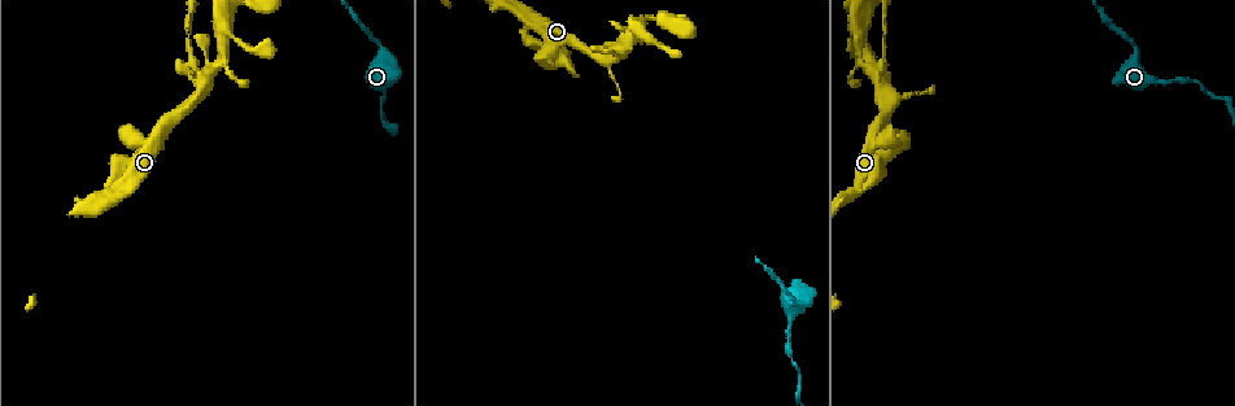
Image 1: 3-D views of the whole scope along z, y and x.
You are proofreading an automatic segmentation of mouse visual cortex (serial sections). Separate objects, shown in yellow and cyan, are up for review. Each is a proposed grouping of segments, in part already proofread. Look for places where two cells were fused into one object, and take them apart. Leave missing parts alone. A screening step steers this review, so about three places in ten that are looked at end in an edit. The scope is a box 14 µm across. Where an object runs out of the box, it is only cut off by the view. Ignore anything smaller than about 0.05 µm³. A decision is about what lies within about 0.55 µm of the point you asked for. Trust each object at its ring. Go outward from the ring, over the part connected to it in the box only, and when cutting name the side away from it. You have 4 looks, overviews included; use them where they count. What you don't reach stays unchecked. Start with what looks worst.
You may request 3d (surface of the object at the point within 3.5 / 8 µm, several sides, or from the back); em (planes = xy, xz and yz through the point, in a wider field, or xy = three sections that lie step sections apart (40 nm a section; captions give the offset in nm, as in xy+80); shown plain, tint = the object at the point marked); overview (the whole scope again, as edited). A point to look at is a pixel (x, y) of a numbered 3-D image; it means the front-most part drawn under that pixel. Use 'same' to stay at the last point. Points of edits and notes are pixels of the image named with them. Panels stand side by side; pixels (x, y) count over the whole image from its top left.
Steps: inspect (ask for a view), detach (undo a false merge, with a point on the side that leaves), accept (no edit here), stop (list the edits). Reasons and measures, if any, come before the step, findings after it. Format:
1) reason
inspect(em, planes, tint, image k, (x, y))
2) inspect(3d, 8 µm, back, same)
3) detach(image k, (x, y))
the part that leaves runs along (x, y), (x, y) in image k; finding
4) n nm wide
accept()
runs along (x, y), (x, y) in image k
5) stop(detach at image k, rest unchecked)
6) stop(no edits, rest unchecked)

inspect(3d, 3.5 µm, image 1, (1134, 48))

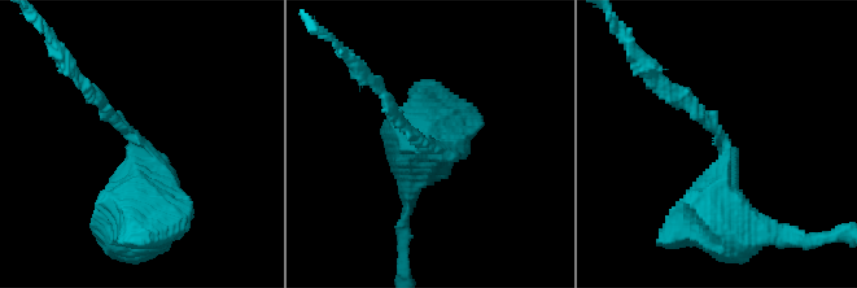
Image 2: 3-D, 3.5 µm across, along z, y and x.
arms of 150, 600 nm; shape alone is not enough
inspect(em, xy, step 1, tint, image 2, (429, 148))

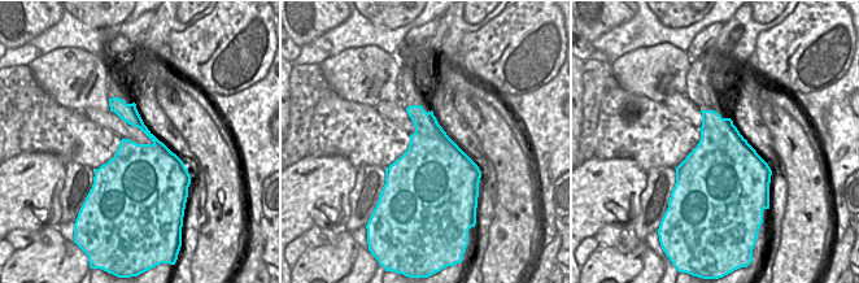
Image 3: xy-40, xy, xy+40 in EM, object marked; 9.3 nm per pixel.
inspect(em, planes, tint, same)

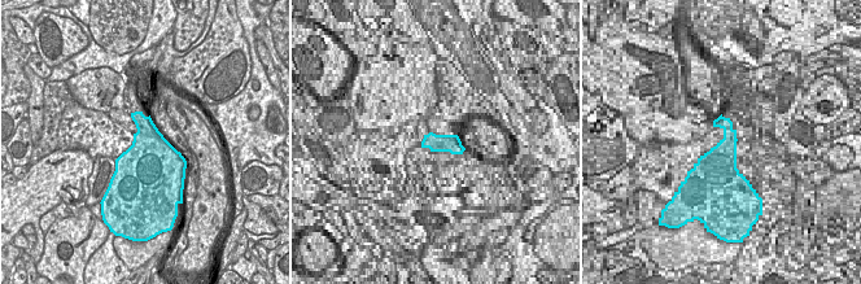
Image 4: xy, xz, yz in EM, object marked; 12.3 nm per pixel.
accept()
one cell here

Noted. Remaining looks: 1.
sudden change in width
inspect(3d, 3.5 µm, image 1, (207, 73))

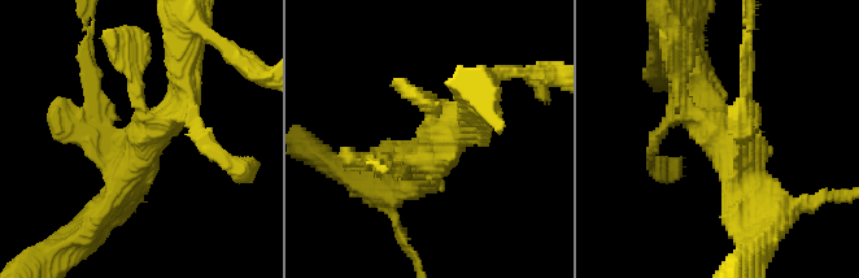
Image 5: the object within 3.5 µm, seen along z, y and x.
detach(image 5, (83, 61))
the part that leaves runs along (107, 124), (87, 64), (87, 27) in image 5; a second cell is stuck on

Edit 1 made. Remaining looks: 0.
stop(detach at image 5, rest unchecked)

